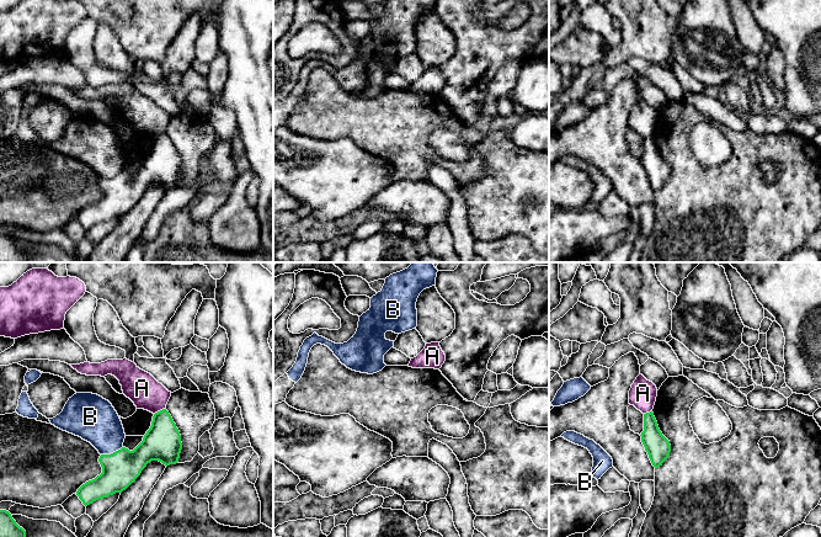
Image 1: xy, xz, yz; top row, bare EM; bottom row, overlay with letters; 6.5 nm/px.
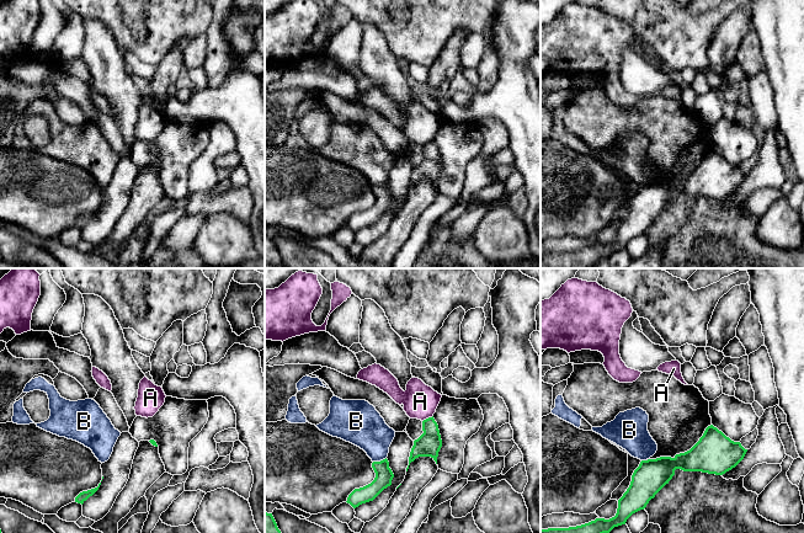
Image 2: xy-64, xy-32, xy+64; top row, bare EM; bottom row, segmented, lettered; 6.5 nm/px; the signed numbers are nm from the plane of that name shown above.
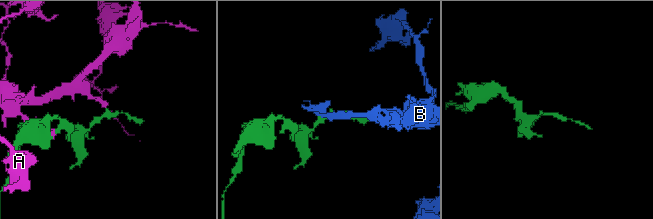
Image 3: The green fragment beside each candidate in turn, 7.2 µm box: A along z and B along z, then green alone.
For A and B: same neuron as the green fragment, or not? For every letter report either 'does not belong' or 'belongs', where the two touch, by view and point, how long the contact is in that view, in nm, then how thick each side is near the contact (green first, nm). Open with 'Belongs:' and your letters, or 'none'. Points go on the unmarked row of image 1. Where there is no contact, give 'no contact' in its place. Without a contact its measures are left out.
Belongs: none
A: does not belong; meets green in xy at (160, 134); contact 90 nm long; 240 nm thick on the green side, 220 nm on the other
B: does not belong; meets green in xy at (111, 177); contact 160 nm long; 240 nm thick on the green side, 300 nm on the other

